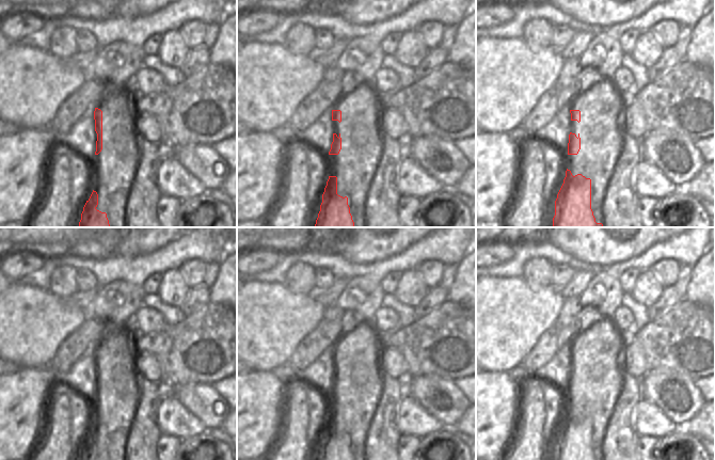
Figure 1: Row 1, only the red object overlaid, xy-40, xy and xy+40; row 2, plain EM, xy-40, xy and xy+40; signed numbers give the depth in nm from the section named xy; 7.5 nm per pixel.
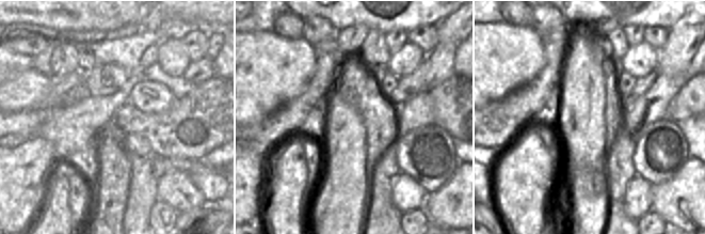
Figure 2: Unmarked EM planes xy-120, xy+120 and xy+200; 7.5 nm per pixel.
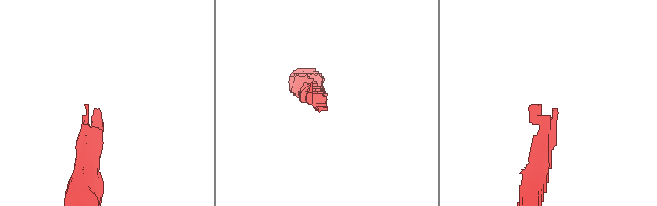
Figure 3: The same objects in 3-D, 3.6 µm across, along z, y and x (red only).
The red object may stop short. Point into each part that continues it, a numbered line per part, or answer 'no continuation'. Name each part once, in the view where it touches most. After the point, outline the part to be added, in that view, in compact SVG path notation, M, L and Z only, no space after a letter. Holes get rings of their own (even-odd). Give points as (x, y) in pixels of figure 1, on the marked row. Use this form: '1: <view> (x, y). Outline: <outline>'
1: xy+40 (602, 104). Outline: M590 72L570 110L581 111L581 122L571 121L571 132L581 138L577 155L568 155L568 170L591 179L591 209L602 223L606 188L619 160L625 132L625 109L630 98L613 77Z

